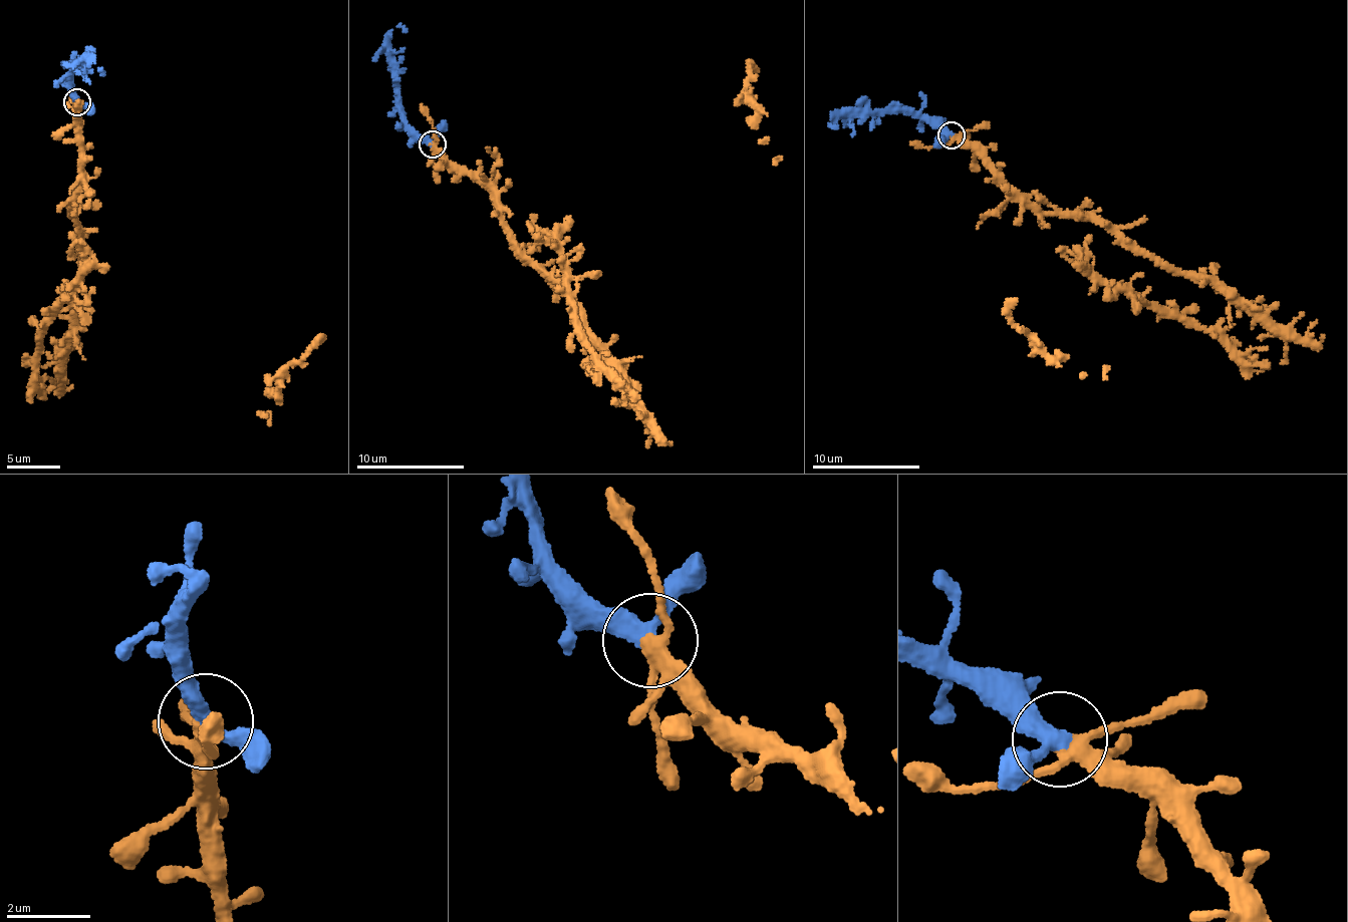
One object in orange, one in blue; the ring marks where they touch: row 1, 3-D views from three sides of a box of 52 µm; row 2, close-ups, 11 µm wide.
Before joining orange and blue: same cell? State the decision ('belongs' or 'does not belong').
belongs

